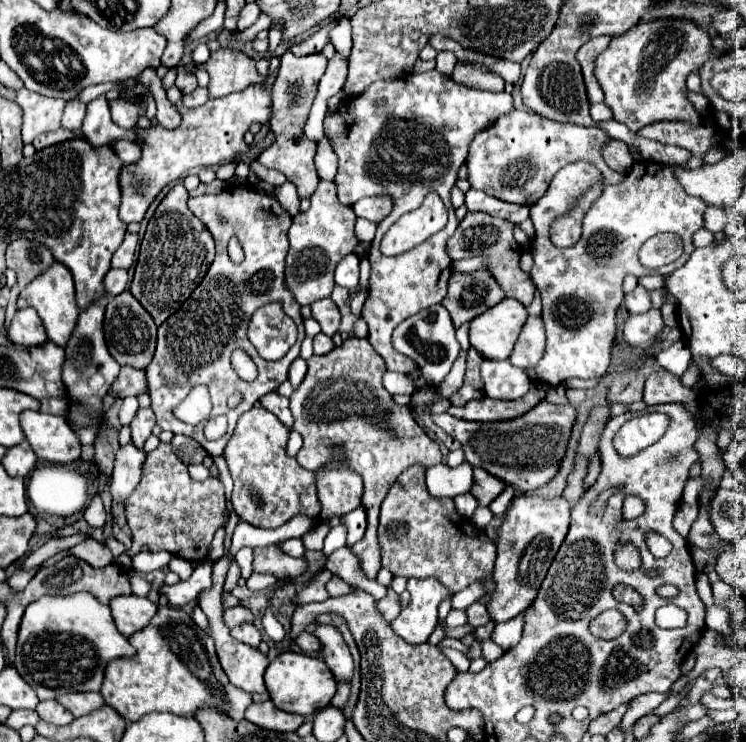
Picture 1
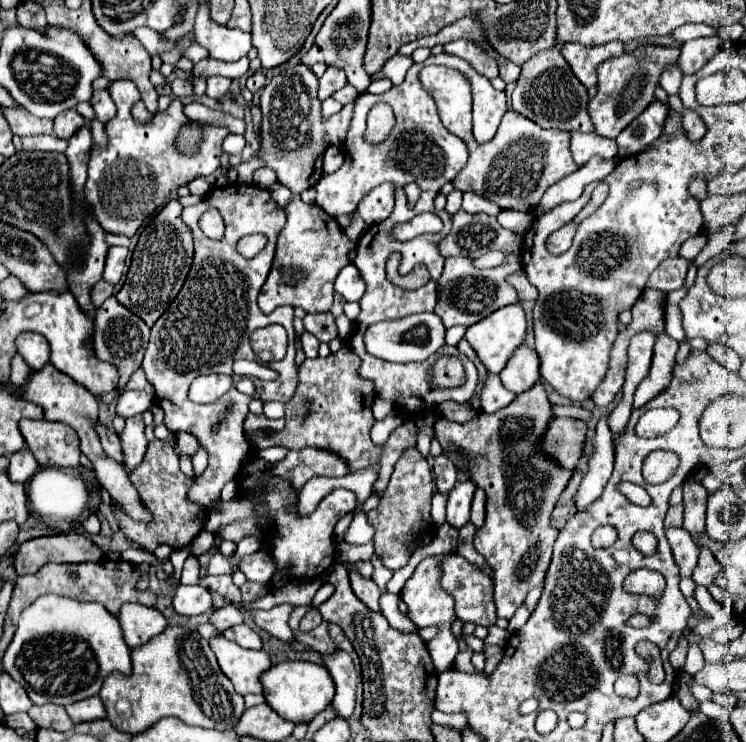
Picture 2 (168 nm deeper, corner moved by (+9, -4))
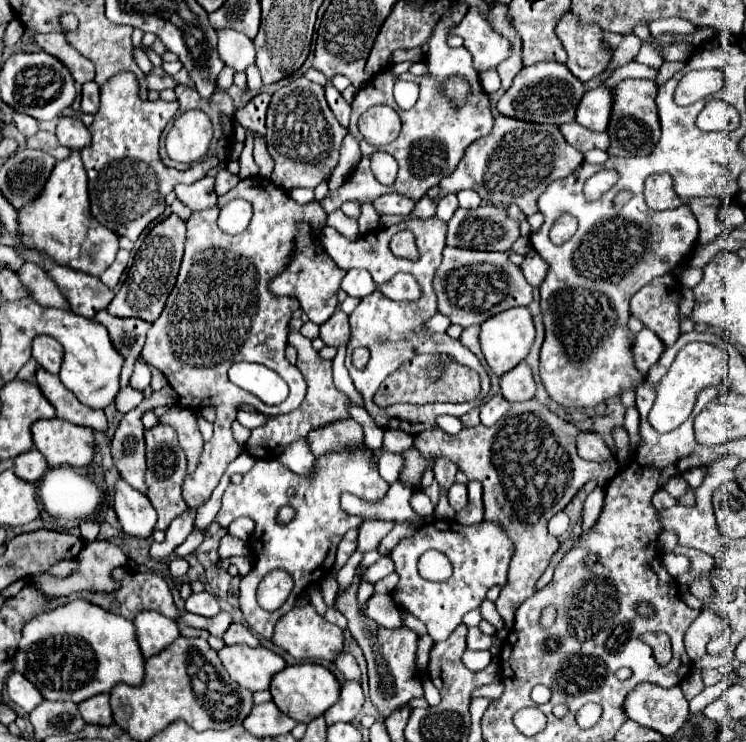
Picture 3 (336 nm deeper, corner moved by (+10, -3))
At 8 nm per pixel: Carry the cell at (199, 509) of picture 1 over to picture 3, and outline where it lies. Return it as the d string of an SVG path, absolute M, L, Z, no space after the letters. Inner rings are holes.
M158 423L152 429L146 429L146 459L148 459L148 471L146 471L148 499L158 513L156 529L166 531L168 525L172 523L172 519L176 519L178 515L182 515L188 509L188 505L182 497L182 483L184 483L184 477L188 475L188 471L186 471L188 461L184 457L184 451L178 445L176 431L170 425Z

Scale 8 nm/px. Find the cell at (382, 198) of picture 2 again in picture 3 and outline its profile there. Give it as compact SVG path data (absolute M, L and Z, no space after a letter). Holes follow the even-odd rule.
M386 193L374 201L380 215L408 215L414 209L414 201L400 193Z

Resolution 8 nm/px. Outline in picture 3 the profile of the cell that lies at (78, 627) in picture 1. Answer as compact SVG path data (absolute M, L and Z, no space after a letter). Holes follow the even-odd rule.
M76 599L72 603L66 603L26 623L14 661L16 661L14 671L28 677L40 689L40 693L50 701L80 703L88 697L110 693L112 687L118 683L138 687L144 681L144 655L140 653L140 645L136 641L136 627L132 625L132 621L116 617L114 613L108 613L86 599Z

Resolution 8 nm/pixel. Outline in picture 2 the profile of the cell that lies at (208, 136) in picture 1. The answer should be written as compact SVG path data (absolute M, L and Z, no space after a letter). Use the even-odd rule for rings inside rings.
M115 80L109 88L109 94L117 104L117 116L105 124L111 140L109 146L93 146L89 160L89 178L85 184L85 202L89 202L95 220L105 232L125 234L133 238L143 220L159 206L163 206L173 190L189 184L193 178L211 176L221 166L221 144L229 134L229 128L199 124L201 142L197 146L197 152L193 156L187 156L179 152L177 136L181 128L193 122L185 116L185 106L179 98L173 98L165 112L157 112L153 120L141 124L131 116L131 106L139 100L139 90L133 82Z

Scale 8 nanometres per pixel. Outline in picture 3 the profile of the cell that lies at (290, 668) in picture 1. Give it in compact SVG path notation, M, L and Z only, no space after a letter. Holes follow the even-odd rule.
M300 663L300 665L288 665L280 673L276 673L272 677L270 693L272 693L272 701L278 705L282 713L286 713L288 717L300 723L310 723L338 701L340 683L326 667L316 663Z

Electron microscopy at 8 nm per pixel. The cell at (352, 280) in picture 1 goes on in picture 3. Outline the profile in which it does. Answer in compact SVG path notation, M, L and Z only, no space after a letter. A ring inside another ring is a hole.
M350 269L346 273L346 277L342 279L342 289L350 297L366 297L368 293L372 293L372 289L376 289L376 283L372 281L372 277L366 271Z

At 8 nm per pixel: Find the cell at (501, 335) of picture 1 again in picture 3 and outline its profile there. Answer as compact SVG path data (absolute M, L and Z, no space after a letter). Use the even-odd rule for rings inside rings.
M516 307L516 309L504 311L504 313L498 313L496 317L490 317L488 321L482 323L480 345L482 345L482 353L488 361L488 365L500 377L526 359L526 355L530 353L530 347L534 343L534 337L536 337L536 329L534 329L528 307Z

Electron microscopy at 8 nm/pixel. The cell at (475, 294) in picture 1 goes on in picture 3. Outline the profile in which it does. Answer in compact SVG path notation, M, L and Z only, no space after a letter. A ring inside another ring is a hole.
M520 237L508 251L468 251L458 247L446 247L442 265L434 277L434 291L438 295L438 311L452 323L470 327L480 325L486 319L520 305L532 303L532 285L524 279L522 269L510 261L512 253L530 251L528 237Z

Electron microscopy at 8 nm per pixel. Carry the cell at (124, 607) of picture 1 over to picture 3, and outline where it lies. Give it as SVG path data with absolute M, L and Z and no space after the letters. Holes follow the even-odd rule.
M142 611L140 617L134 619L134 625L136 625L140 649L146 659L164 651L168 645L172 645L176 637L180 637L176 621L162 617L160 613Z

